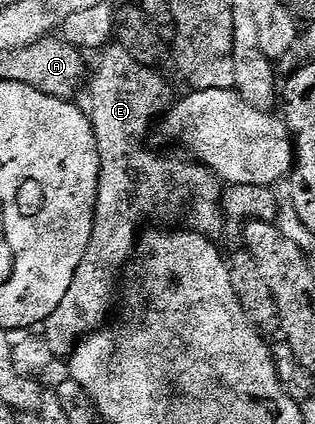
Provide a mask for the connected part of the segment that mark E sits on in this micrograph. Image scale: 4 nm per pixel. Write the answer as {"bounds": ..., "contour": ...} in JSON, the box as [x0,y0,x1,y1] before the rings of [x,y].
{"bounds":[40,45,226,359],"contour":[[[120,45],[113,47],[114,52],[105,51],[103,53],[104,58],[99,62],[95,72],[91,73],[89,77],[86,91],[90,94],[92,107],[90,114],[88,115],[90,123],[93,125],[93,134],[96,136],[97,144],[97,155],[100,156],[100,176],[97,177],[97,196],[96,196],[96,208],[93,212],[93,224],[92,224],[92,240],[88,240],[88,248],[84,252],[84,260],[80,260],[80,268],[76,268],[76,276],[72,276],[72,285],[68,287],[68,292],[64,292],[64,300],[60,300],[60,304],[52,316],[48,316],[45,322],[41,323],[40,326],[40,337],[45,342],[47,348],[49,348],[51,355],[55,359],[65,359],[67,356],[74,353],[75,346],[82,341],[83,338],[88,334],[93,334],[95,330],[99,329],[107,321],[106,313],[110,310],[110,301],[115,301],[116,290],[114,294],[114,285],[119,285],[120,282],[120,271],[125,269],[125,266],[129,263],[135,248],[137,247],[137,239],[141,231],[141,224],[144,220],[158,220],[160,224],[176,225],[181,229],[191,230],[194,233],[203,234],[209,239],[215,239],[216,236],[220,235],[224,224],[226,224],[226,217],[224,211],[224,190],[221,181],[215,177],[213,173],[202,163],[190,159],[185,155],[179,154],[160,154],[146,148],[146,140],[150,134],[150,128],[152,126],[152,118],[154,116],[159,117],[163,115],[166,110],[169,109],[171,102],[173,101],[174,95],[172,96],[172,90],[165,78],[158,72],[155,67],[144,66],[138,61],[133,60],[132,56],[129,56],[128,52],[123,49]]]}

